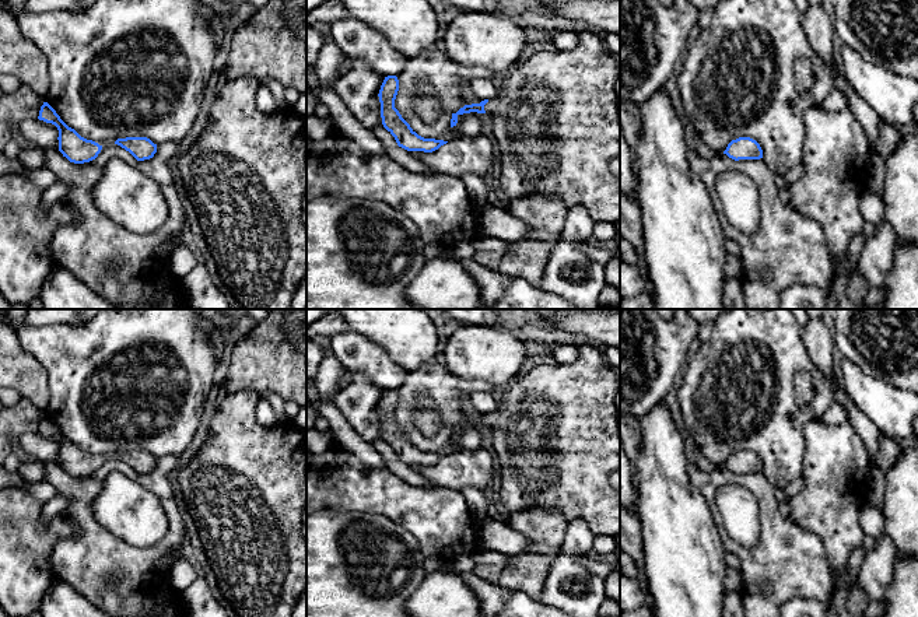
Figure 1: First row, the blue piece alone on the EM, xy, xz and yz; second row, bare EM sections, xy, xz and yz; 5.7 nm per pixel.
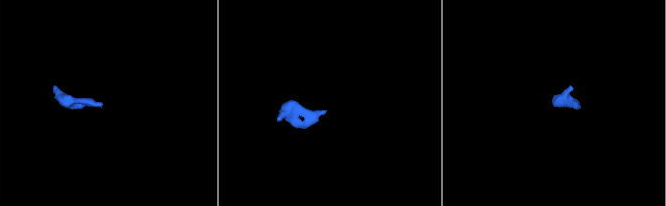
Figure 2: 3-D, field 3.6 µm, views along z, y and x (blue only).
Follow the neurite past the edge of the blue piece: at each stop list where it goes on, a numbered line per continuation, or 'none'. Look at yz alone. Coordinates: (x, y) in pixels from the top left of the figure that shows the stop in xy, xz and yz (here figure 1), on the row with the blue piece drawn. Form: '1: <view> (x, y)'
none

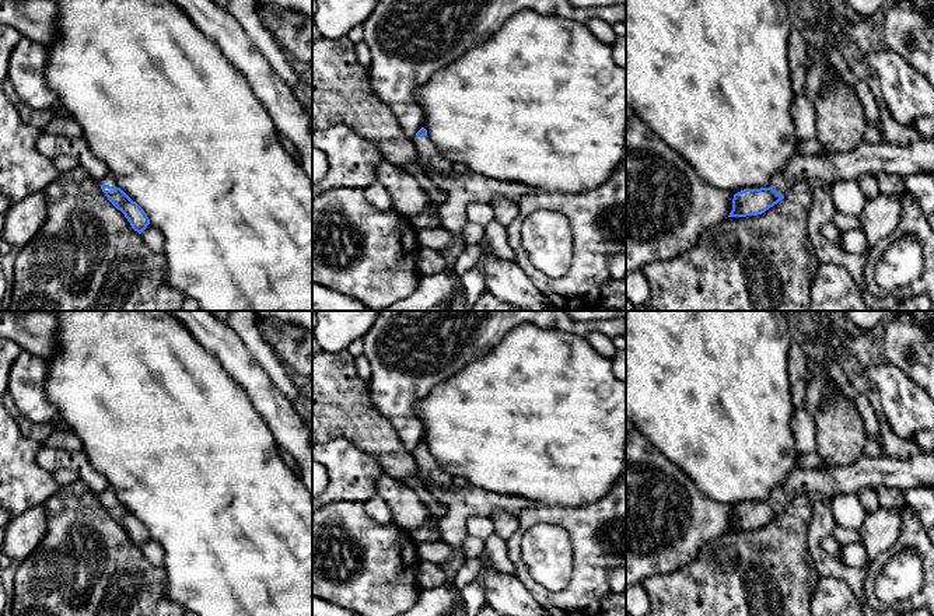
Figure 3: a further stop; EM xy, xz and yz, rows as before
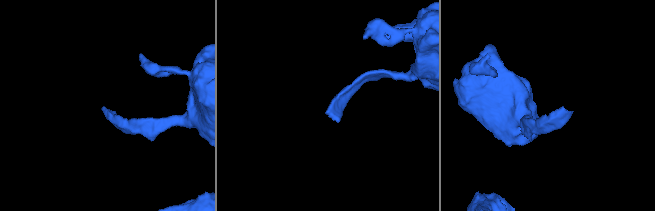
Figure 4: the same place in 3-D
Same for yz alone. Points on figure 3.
1: yz (917, 157)

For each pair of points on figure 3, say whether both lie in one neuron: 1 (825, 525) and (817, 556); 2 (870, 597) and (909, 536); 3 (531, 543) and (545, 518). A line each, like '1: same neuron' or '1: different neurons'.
1: same neuron
2: same neuron
3: different neurons

